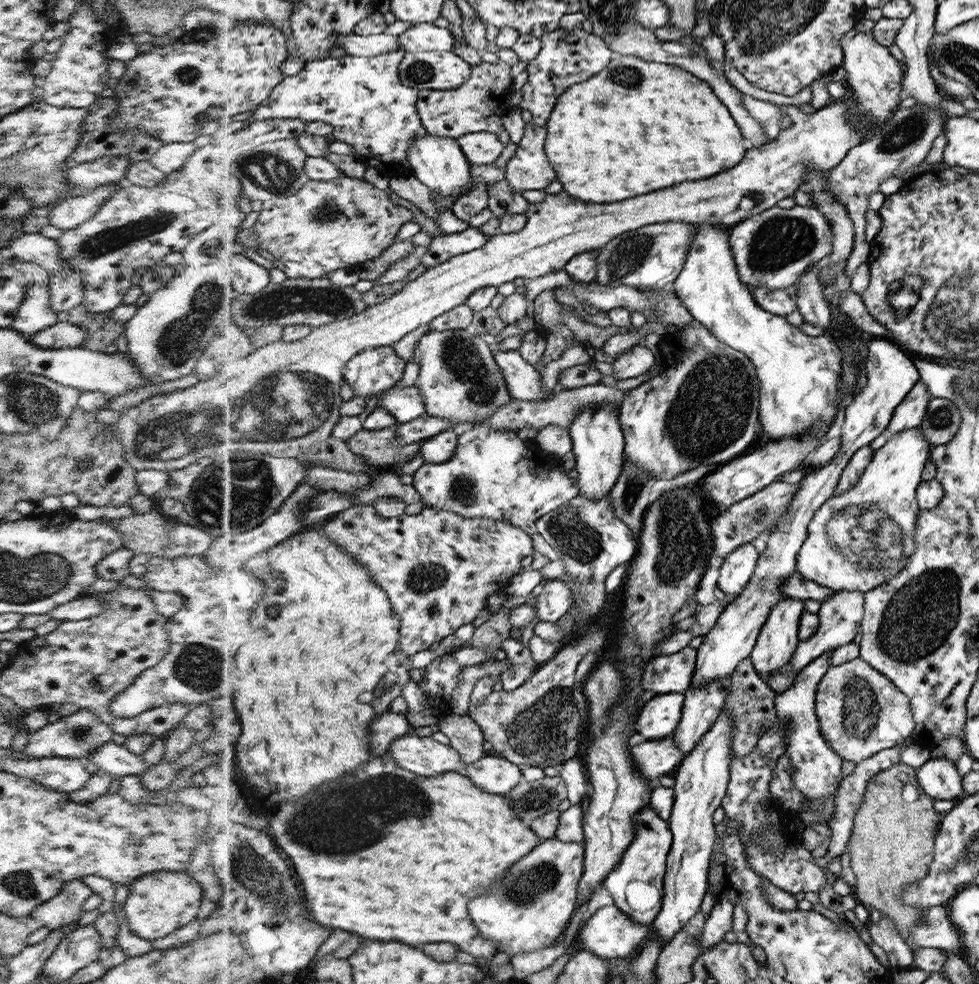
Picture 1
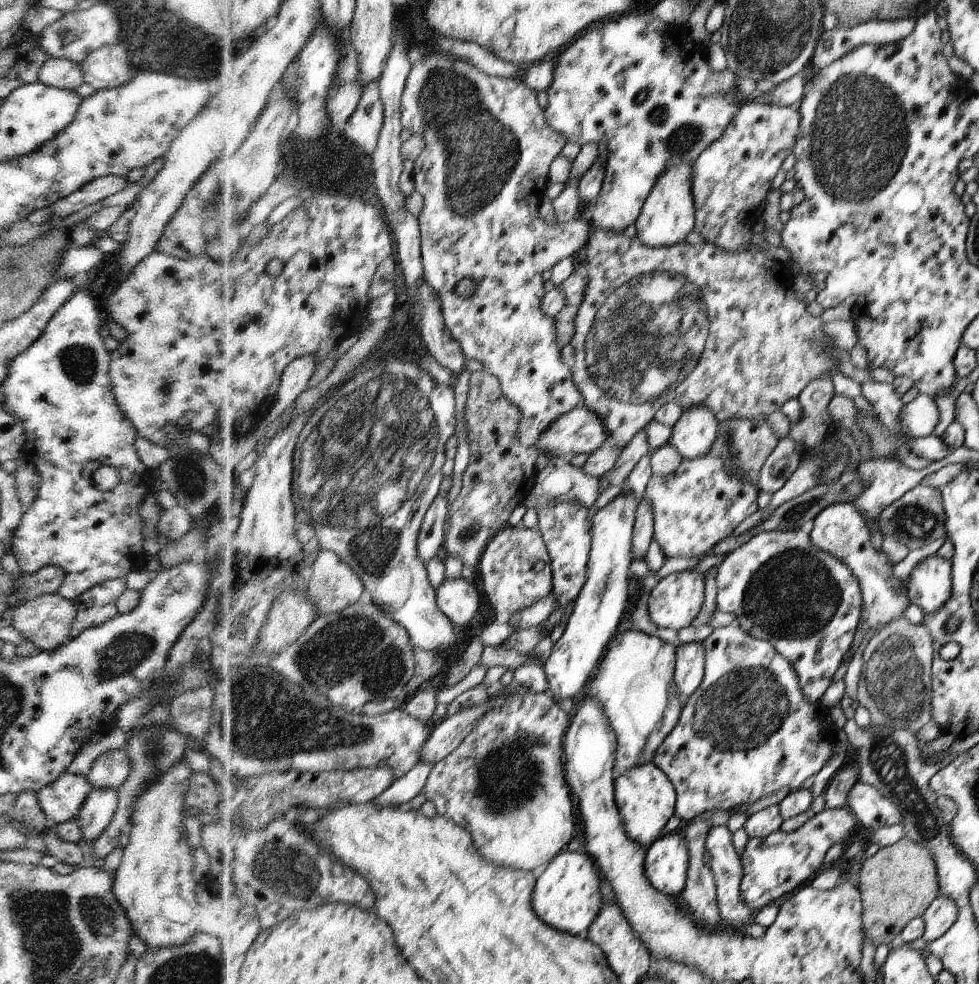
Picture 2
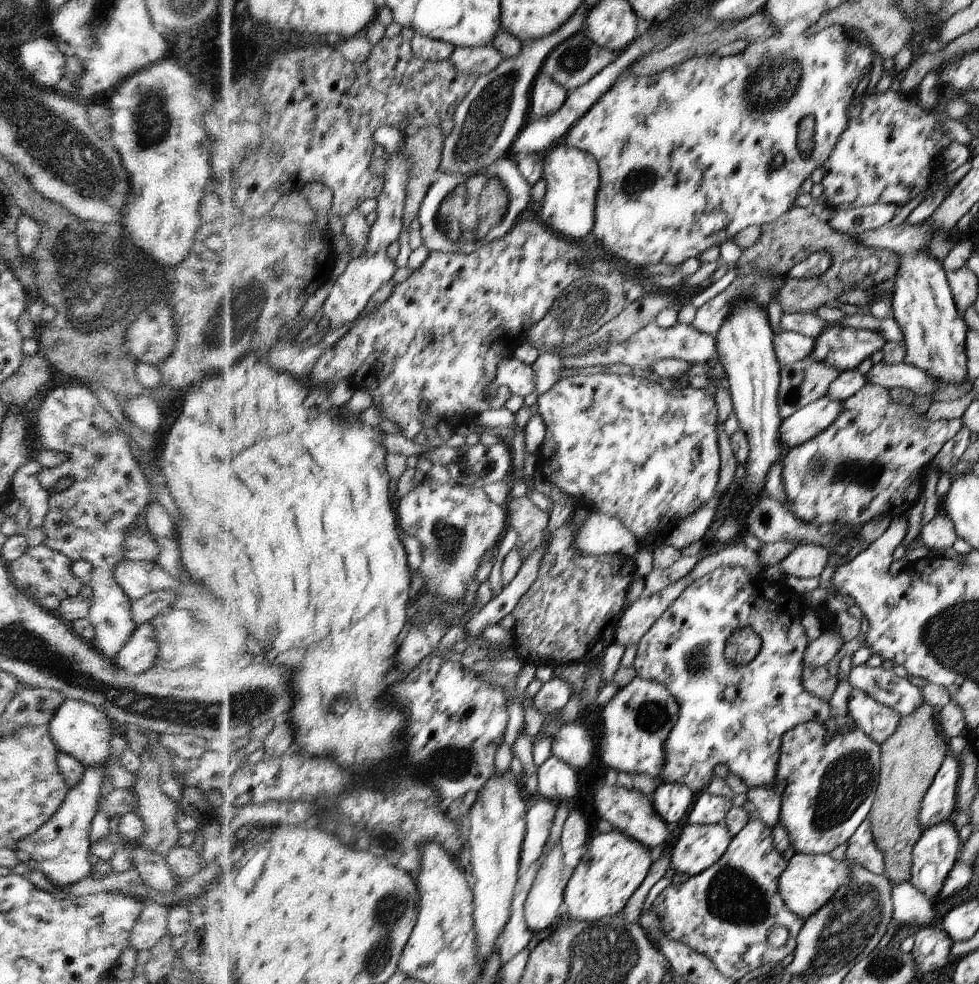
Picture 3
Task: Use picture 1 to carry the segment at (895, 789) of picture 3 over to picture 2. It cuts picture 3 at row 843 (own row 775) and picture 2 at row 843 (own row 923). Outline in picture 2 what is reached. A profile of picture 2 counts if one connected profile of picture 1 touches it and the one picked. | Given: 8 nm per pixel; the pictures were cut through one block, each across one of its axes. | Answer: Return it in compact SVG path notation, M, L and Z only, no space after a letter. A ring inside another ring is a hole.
M910 838L879 848L874 856L862 860L860 868L860 888L862 904L865 904L866 934L877 946L888 944L891 946L898 940L899 934L917 917L922 917L938 896L938 880L936 880L936 866L933 853Z

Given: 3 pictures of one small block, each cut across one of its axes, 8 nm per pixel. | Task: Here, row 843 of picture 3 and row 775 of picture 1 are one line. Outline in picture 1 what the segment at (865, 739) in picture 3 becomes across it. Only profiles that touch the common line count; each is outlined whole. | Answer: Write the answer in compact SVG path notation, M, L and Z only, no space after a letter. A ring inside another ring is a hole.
M826 651L816 661L810 662L807 667L798 673L797 680L792 687L784 692L777 693L775 702L777 716L780 716L782 722L786 722L786 726L788 726L786 727L784 742L786 742L785 754L790 758L790 777L794 786L806 796L807 802L822 800L822 805L818 807L818 810L822 812L822 824L824 826L828 826L832 816L834 816L838 786L845 778L842 774L844 759L826 741L816 711L818 683L830 668L830 656L832 656L832 651Z

